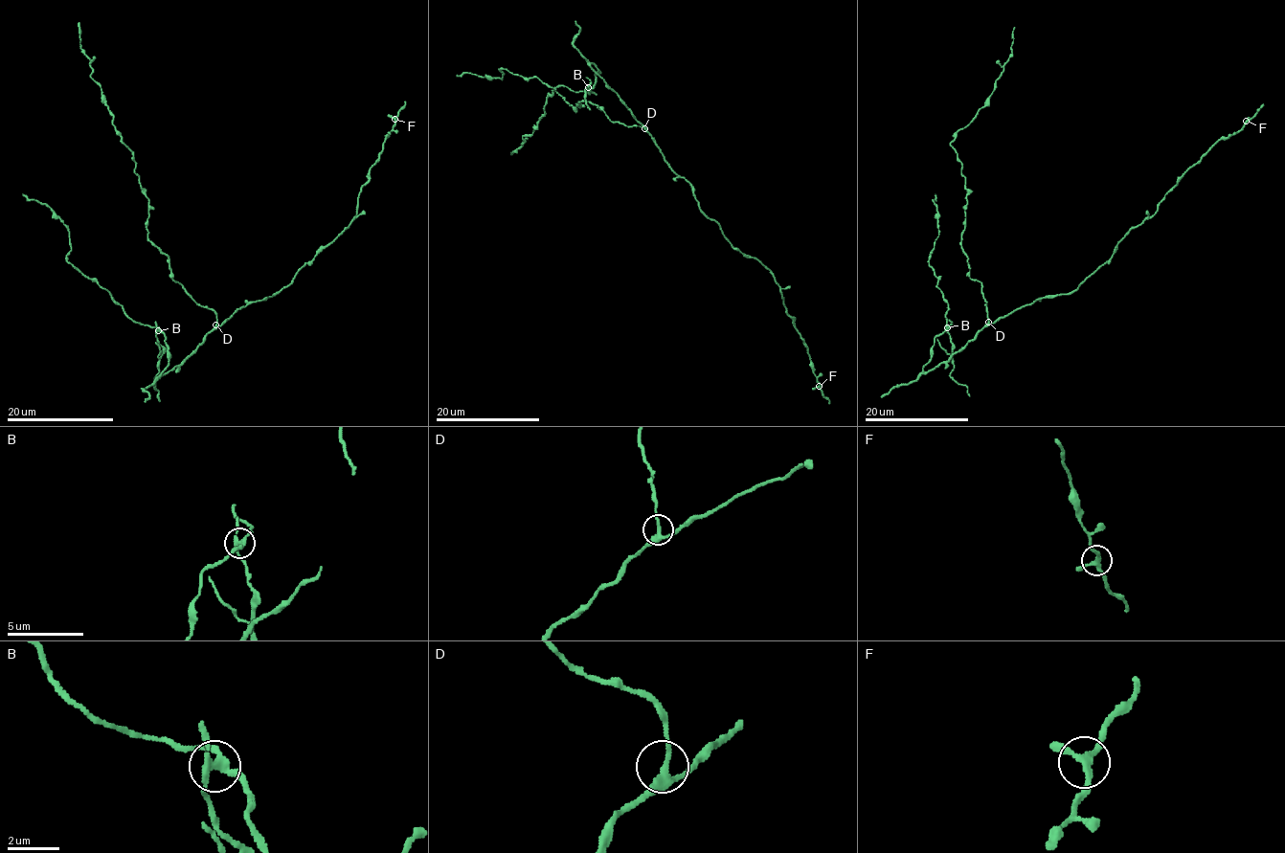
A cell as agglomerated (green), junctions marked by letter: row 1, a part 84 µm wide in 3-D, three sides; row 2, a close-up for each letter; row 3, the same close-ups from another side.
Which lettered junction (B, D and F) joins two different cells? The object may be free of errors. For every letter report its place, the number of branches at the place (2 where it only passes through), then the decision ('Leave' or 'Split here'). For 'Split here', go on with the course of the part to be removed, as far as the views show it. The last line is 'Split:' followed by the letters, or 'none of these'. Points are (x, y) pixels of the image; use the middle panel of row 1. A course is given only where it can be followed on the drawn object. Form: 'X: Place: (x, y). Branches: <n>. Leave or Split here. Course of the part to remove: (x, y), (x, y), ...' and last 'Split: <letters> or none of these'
B: Place: (588, 87). Branches: 4. Split here. Course of the part to remove: (589, 88), (586, 88), (593, 92), (585, 91), (586, 104), (590, 110)
D: Place: (644, 128). Branches: 3. Leave
F: Place: (819, 386). Branches: 3. Leave
Split: B

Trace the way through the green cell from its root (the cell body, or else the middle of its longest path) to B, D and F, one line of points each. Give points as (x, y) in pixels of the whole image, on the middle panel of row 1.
B: (654, 143), (619, 96), (590, 66), (593, 63), (597, 74), (596, 84), (589, 88)
D: (654, 143), (644, 128)
F: (654, 143), (665, 161), (690, 184), (699, 209), (719, 224), (727, 240), (772, 273), (819, 386)

